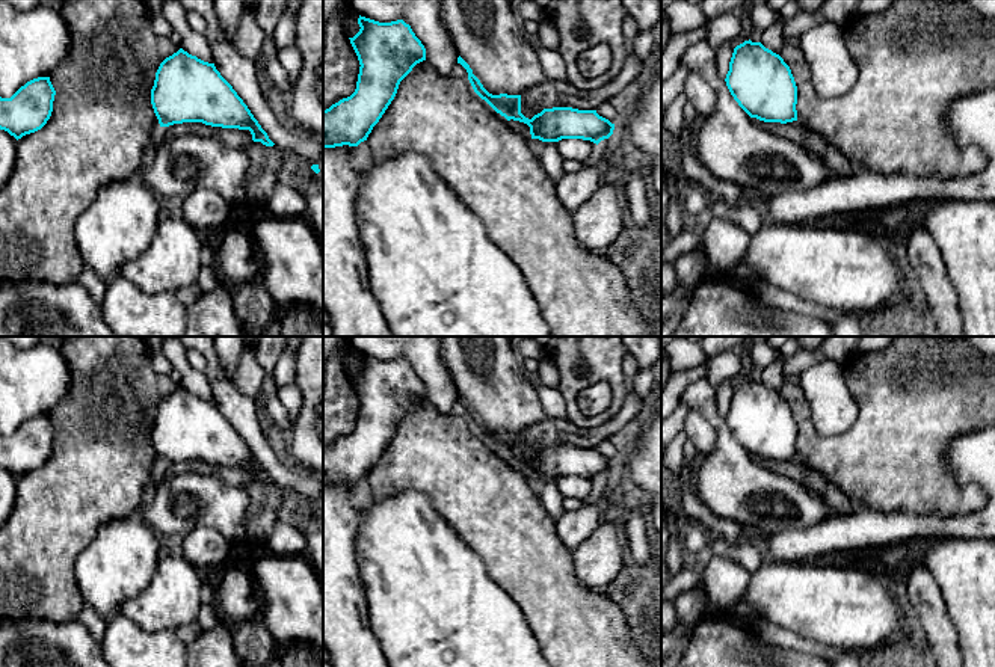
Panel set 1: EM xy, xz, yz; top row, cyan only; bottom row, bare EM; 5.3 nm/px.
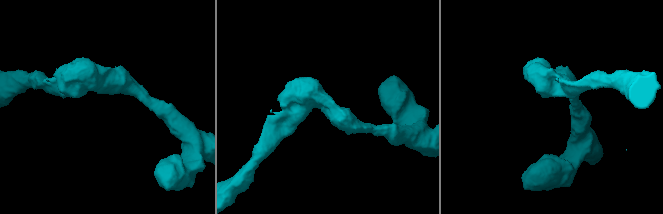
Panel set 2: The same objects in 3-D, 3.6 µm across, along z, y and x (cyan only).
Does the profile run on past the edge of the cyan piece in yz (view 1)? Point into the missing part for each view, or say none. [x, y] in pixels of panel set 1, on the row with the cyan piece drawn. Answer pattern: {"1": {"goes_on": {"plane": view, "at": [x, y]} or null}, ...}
{"1": {"goes_on": null}}

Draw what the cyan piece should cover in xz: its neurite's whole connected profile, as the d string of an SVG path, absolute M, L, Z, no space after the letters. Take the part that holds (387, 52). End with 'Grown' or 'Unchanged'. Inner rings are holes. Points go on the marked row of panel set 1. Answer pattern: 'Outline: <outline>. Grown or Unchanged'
Outline: M365 17L358 18L359 32L349 38L359 60L355 92L323 110L323 148L358 146L367 140L394 100L400 81L412 68L426 60L426 48L403 20L379 23Z. Unchanged

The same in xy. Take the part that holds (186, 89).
Outline: M183 48L160 63L151 89L151 104L160 127L202 122L249 130L254 142L275 145L214 63Z. Unchanged

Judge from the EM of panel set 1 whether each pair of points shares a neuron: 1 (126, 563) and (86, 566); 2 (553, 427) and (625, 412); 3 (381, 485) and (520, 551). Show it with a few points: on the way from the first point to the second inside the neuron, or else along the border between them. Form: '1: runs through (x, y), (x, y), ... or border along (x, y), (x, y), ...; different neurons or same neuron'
1: runs through (117, 563), (98, 562), (95, 565); same neuron
2: runs through (571, 433), (601, 433), (607, 429); same neuron
3: runs through (415, 479), (447, 479), (485, 516); same neuron

